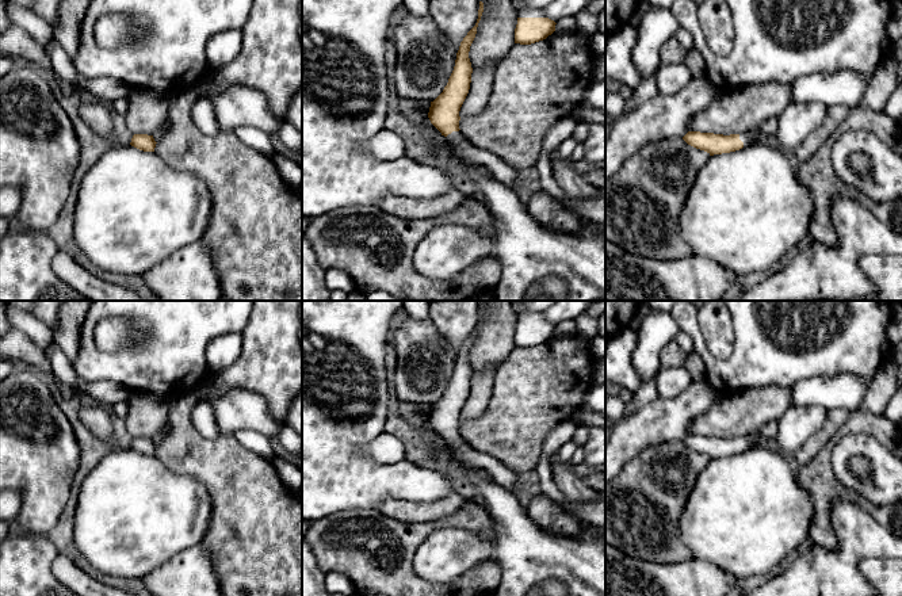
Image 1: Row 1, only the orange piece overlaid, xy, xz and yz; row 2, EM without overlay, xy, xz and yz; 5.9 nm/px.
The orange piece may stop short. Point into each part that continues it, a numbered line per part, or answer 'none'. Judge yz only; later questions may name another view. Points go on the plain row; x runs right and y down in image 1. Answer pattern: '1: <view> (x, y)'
1: yz (748, 442)

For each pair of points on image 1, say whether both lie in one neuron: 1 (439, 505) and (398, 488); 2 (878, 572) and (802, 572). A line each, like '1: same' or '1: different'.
1: different
2: different

